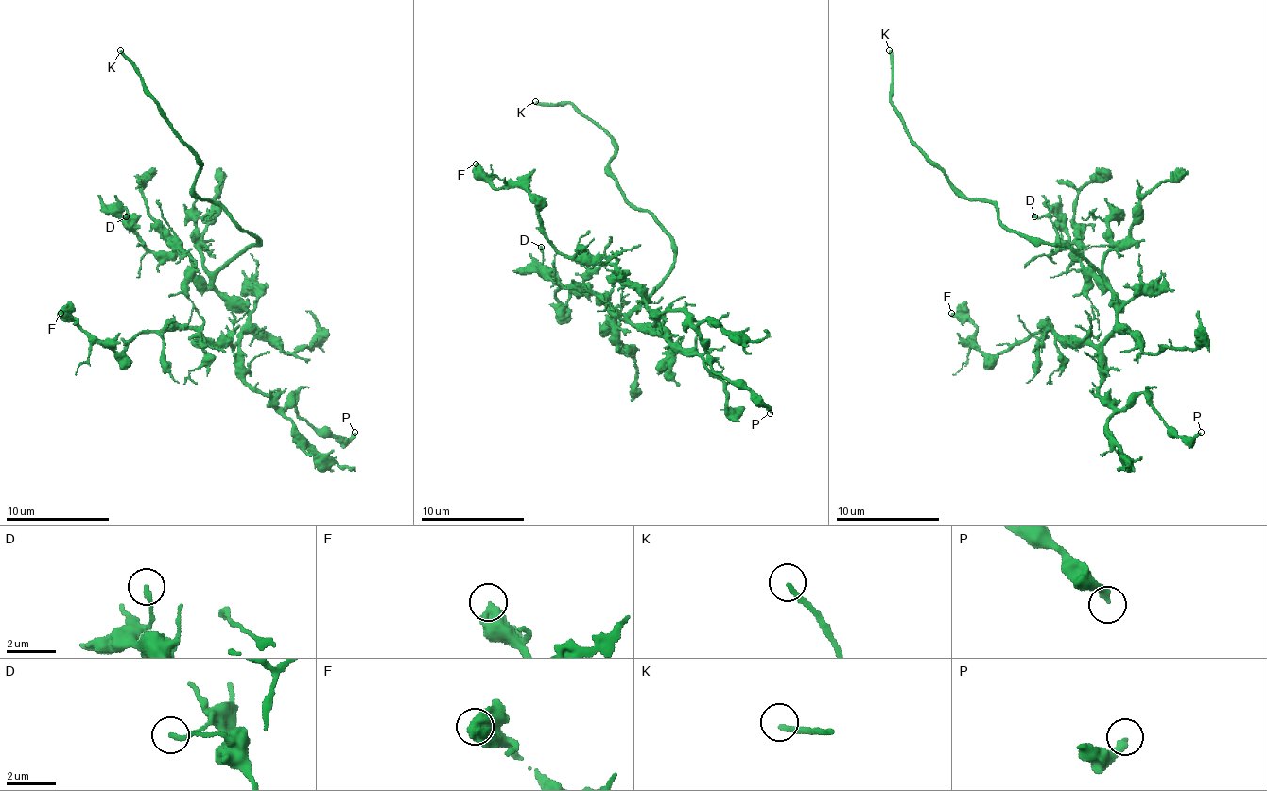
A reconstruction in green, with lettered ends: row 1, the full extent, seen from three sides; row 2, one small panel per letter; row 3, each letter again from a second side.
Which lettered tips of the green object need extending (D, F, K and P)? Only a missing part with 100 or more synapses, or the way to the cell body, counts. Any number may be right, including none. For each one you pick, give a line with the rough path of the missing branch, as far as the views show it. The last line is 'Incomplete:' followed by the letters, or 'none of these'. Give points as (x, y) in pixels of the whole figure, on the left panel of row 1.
Incomplete: K

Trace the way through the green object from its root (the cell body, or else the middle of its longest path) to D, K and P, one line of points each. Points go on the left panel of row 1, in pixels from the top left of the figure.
D: (224, 266), (199, 276), (182, 250), (154, 253), (120, 214), (126, 212), (126, 216)
K: (224, 266), (258, 243), (216, 203), (203, 201), (193, 191), (199, 154), (178, 133), (138, 68), (120, 50)
P: (224, 266), (214, 286), (248, 316), (245, 380), (282, 409), (292, 393), (295, 411), (334, 438), (355, 432)

